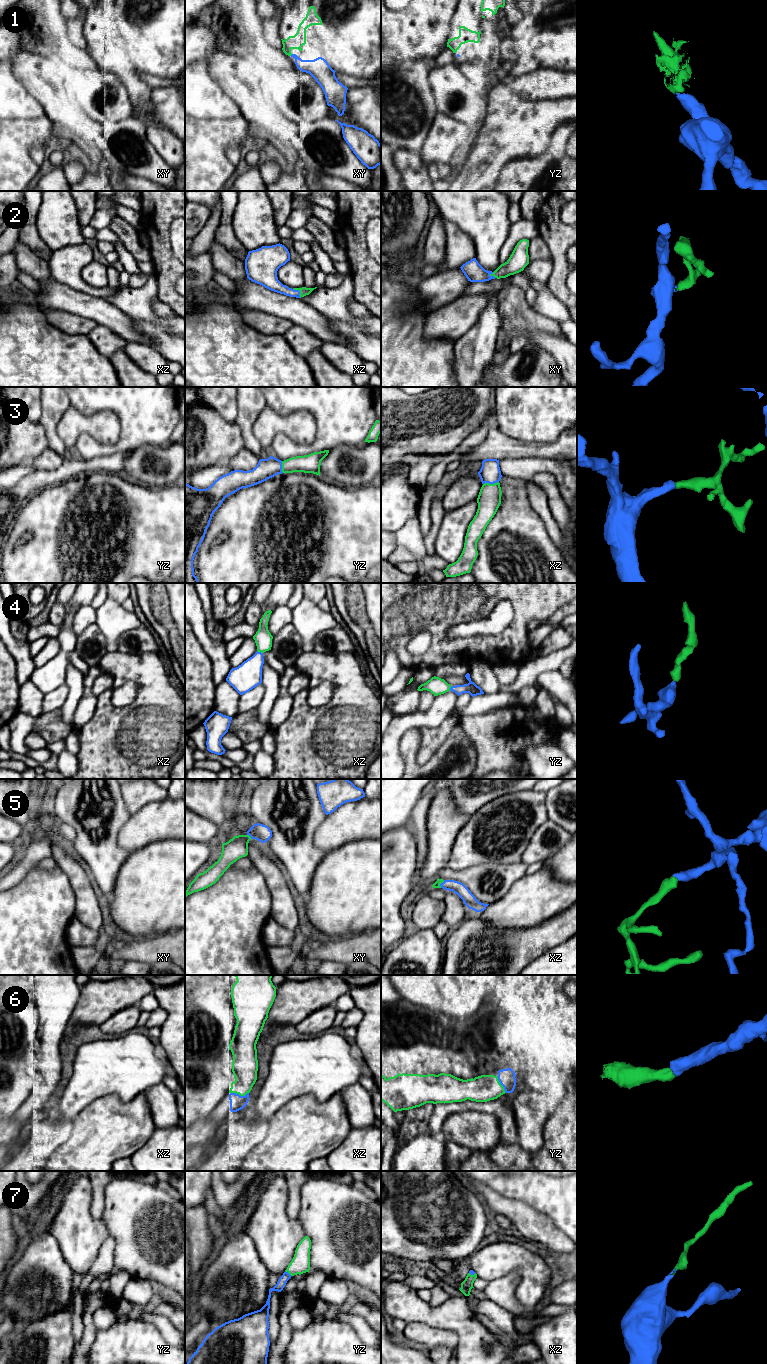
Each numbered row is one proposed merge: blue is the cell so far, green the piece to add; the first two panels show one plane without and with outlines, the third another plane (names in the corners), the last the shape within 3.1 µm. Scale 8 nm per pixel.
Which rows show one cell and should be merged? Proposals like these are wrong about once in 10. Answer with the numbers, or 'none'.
1, 2, 3, 4, 5, 6, 7

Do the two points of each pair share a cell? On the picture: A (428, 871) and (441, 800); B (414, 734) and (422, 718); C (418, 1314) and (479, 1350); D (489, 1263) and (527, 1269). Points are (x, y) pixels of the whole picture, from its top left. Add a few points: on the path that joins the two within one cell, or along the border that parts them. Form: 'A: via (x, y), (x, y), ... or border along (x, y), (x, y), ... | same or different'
A: via (438, 853), (441, 818) | same
B: border along (418, 727), (408, 728), (404, 732), (400, 743) | different
C: via (434, 1317), (449, 1317), (466, 1334) | same
D: via (498, 1263), (518, 1263) | same

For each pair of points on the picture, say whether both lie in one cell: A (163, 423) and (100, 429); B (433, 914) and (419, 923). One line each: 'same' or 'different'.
A: different
B: same

